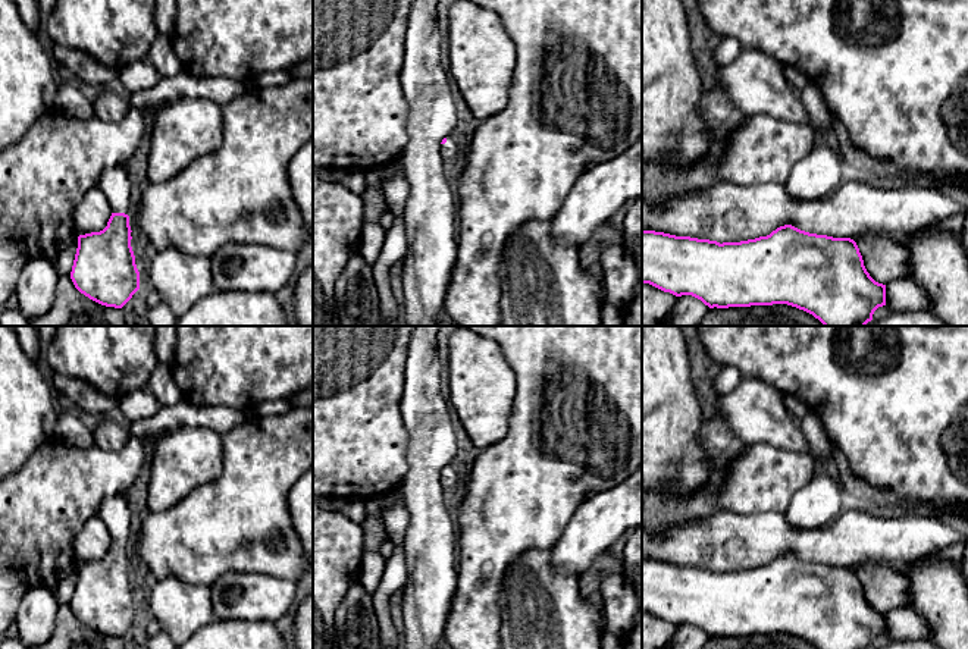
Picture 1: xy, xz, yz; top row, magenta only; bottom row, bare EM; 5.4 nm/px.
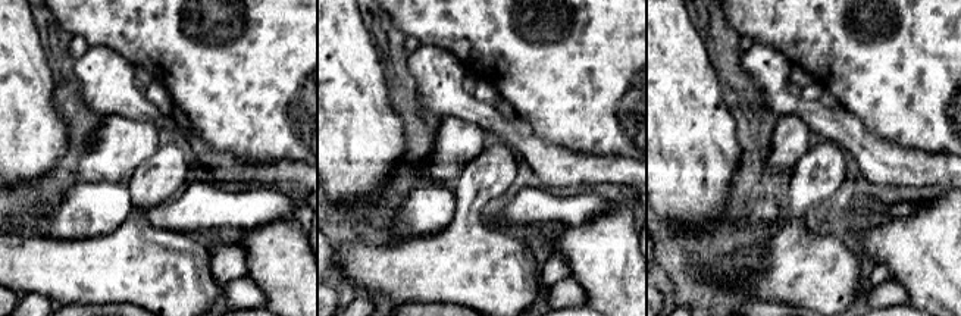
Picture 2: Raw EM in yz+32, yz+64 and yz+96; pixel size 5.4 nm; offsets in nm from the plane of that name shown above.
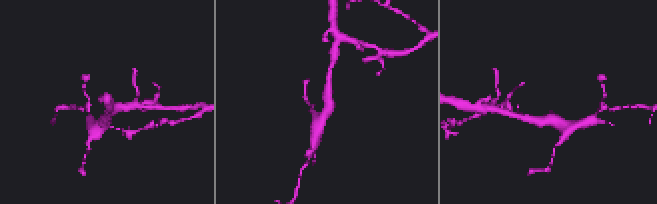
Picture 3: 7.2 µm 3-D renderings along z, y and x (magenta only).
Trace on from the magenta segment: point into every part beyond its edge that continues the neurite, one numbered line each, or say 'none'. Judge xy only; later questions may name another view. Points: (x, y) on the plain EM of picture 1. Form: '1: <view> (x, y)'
1: xy (115, 511)

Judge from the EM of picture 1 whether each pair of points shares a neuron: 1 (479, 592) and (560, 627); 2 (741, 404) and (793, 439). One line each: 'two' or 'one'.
1: two
2: one

